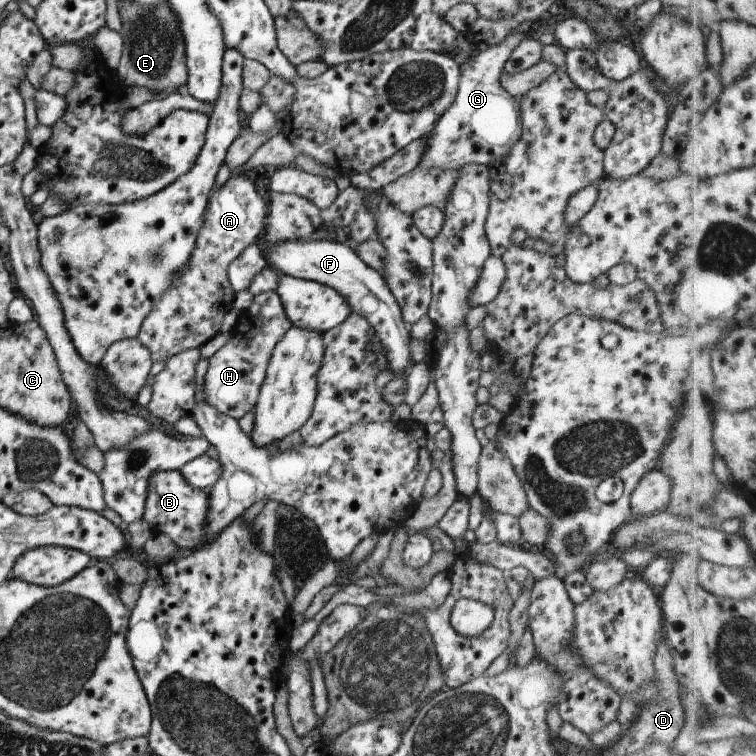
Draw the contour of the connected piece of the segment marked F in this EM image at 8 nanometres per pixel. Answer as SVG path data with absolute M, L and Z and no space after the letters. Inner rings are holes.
M260 240L259 244L263 248L267 266L274 266L283 275L315 281L319 285L332 288L350 306L351 312L362 315L380 340L394 376L405 378L405 370L411 364L408 351L408 327L401 318L399 305L387 288L383 276L361 262L350 248L335 241L273 240L273 242L262 243Z

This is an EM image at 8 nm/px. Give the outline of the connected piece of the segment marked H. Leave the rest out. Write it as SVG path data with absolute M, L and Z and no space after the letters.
M267 291L254 295L251 302L240 311L238 318L240 325L232 332L227 333L230 336L227 342L206 360L207 366L202 382L202 399L204 402L211 405L221 414L233 417L236 421L245 412L252 410L254 407L273 347L291 326L283 312L280 298L275 291Z

